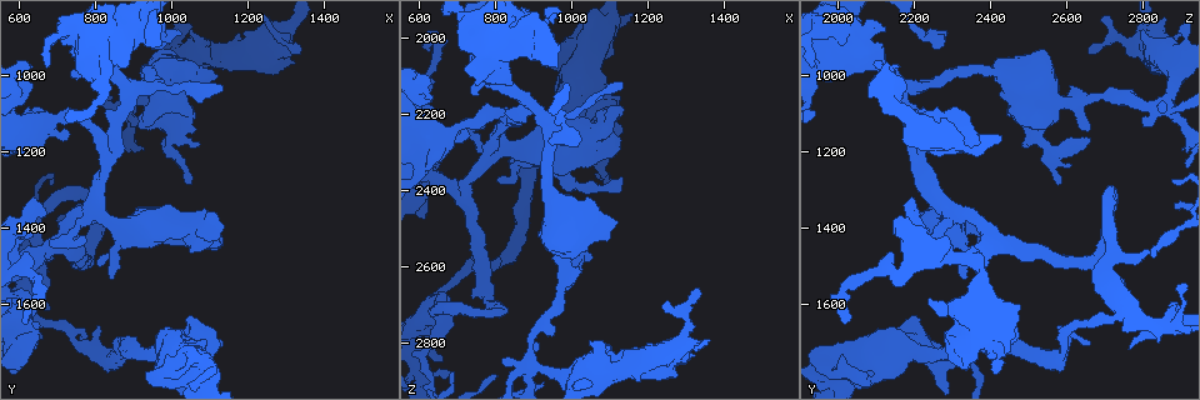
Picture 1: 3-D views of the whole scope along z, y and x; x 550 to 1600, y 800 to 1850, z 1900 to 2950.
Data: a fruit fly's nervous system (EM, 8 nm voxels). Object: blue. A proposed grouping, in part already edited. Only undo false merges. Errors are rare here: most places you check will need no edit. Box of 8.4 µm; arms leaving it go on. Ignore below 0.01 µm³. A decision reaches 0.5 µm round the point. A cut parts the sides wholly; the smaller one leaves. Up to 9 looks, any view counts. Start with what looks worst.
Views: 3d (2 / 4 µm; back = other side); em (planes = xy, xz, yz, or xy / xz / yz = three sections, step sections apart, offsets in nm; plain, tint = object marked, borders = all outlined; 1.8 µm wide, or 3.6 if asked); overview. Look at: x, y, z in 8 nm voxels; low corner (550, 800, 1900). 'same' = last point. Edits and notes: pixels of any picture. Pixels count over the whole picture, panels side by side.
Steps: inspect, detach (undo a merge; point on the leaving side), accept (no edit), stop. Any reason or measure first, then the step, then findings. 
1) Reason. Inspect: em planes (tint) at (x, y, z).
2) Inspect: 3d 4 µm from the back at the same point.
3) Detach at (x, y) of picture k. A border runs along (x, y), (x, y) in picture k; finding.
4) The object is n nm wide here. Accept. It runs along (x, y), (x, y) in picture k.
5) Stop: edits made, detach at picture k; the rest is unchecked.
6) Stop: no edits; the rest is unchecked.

Sudden change in width. Inspect: 3d 2 µm at (785, 1350, 2285).

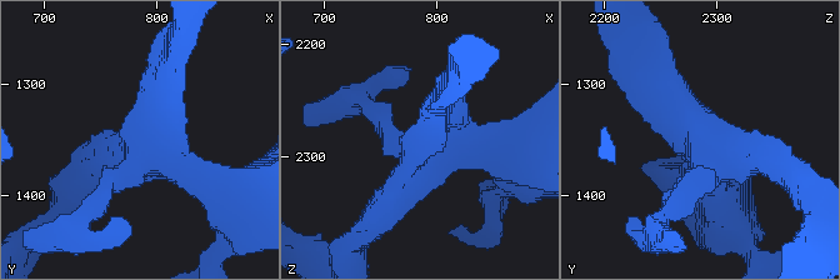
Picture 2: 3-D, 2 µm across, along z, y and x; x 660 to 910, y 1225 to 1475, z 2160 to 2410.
Now the EM. Inspect: em xy step 4 (tint) at (788, 1354, 2292).

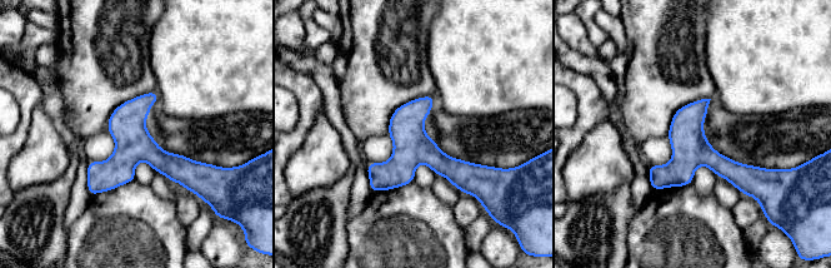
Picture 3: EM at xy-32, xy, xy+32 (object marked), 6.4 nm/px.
Another direction. Inspect: em planes (tint) at the same point.

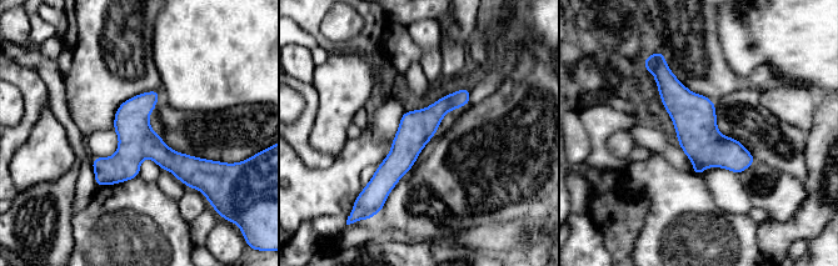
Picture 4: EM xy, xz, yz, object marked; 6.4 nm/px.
Accept. All the same cell.

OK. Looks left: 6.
Calibre changes. Inspect: 3d 4 µm at (890, 1080, 2845).

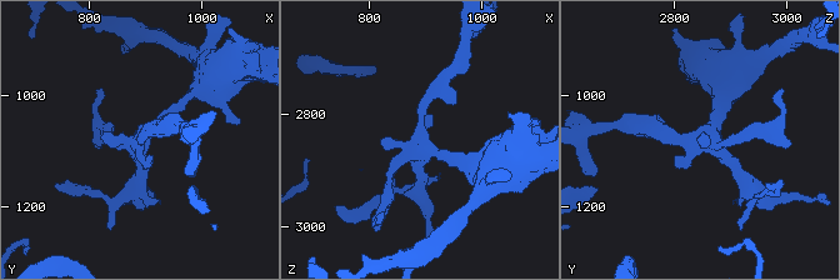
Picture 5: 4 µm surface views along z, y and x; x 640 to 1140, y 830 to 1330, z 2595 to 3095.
Shape alone is not enough. Inspect: em xy step 4 (plain) at (895, 1070, 2845).

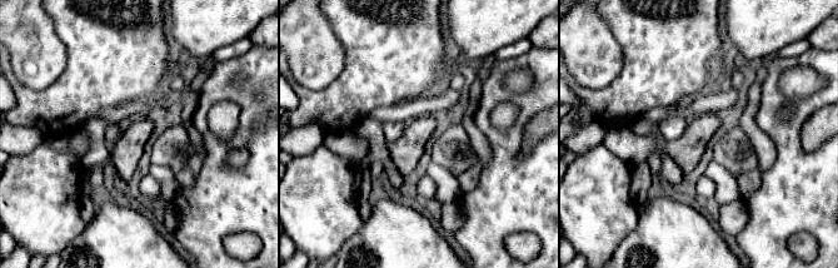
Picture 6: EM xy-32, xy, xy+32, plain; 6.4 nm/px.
Inspect: em xy step 4 (borders) at the same point.

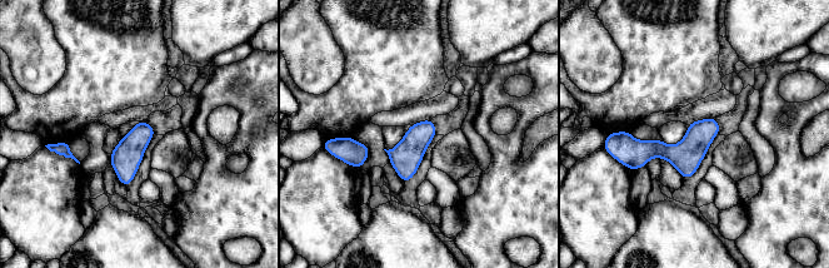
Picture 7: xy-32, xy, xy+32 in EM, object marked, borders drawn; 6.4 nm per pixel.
Accept. It runs along (715, 125), (687, 150), (624, 143) in picture 7; all the same cell.

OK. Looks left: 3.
Thin neck. Inspect: 3d 2 µm at (980, 905, 2235).

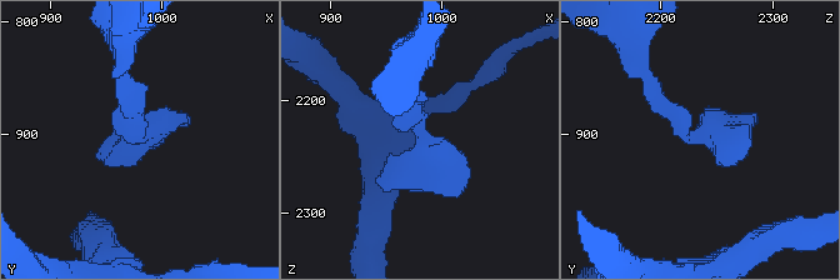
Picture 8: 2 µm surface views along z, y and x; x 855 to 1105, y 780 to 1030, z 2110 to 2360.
Need the tissue. Inspect: em yz step 8 (tint) at (978, 900, 2236).

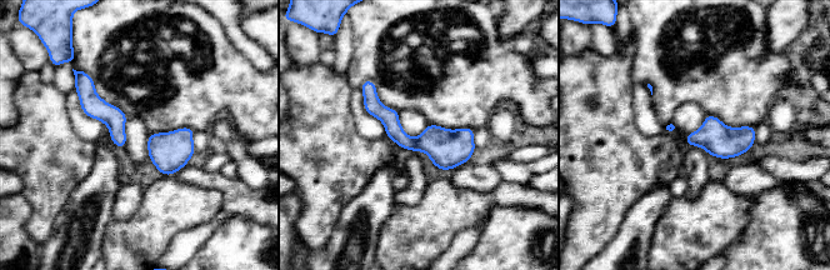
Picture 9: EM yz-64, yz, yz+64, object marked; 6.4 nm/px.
Accept. It runs along (369, 84), (408, 143), (466, 156) in picture 9; all the same cell.

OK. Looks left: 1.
Stop: no edits; the rest is unchecked.

